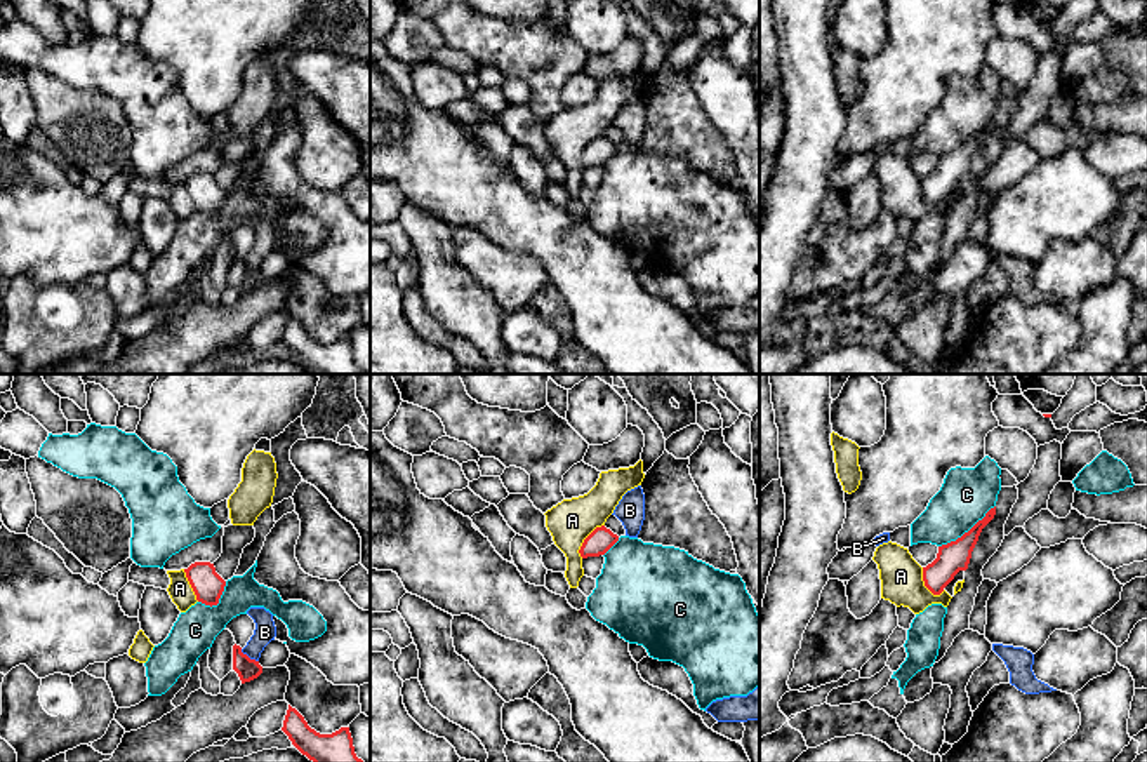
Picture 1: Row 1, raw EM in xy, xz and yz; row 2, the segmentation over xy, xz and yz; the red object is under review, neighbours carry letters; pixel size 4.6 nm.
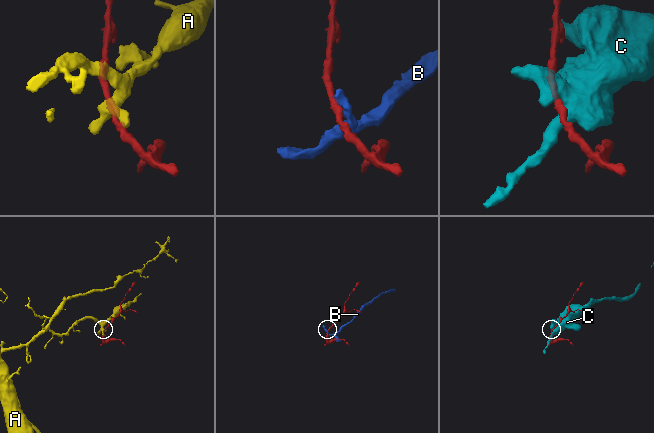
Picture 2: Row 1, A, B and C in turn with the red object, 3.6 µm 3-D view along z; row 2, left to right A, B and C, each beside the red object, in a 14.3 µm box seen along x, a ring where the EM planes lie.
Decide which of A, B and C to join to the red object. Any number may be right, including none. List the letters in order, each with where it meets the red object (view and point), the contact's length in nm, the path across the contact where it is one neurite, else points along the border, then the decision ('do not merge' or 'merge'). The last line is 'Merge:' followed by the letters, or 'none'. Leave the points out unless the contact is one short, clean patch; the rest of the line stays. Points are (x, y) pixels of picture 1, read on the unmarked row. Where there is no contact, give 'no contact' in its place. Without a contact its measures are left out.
A: meets red in xz at (584, 150); contact 190 nm long; border along xz (603, 134), (584, 150), (579, 160), (581, 167); do not merge
B: meets red in xy at (247, 267); contact 110 nm long; border along xy (240, 260), (258, 272); do not merge
C: meets red in yz at (968, 141); contact 320 nm long; do not merge
Merge: none

